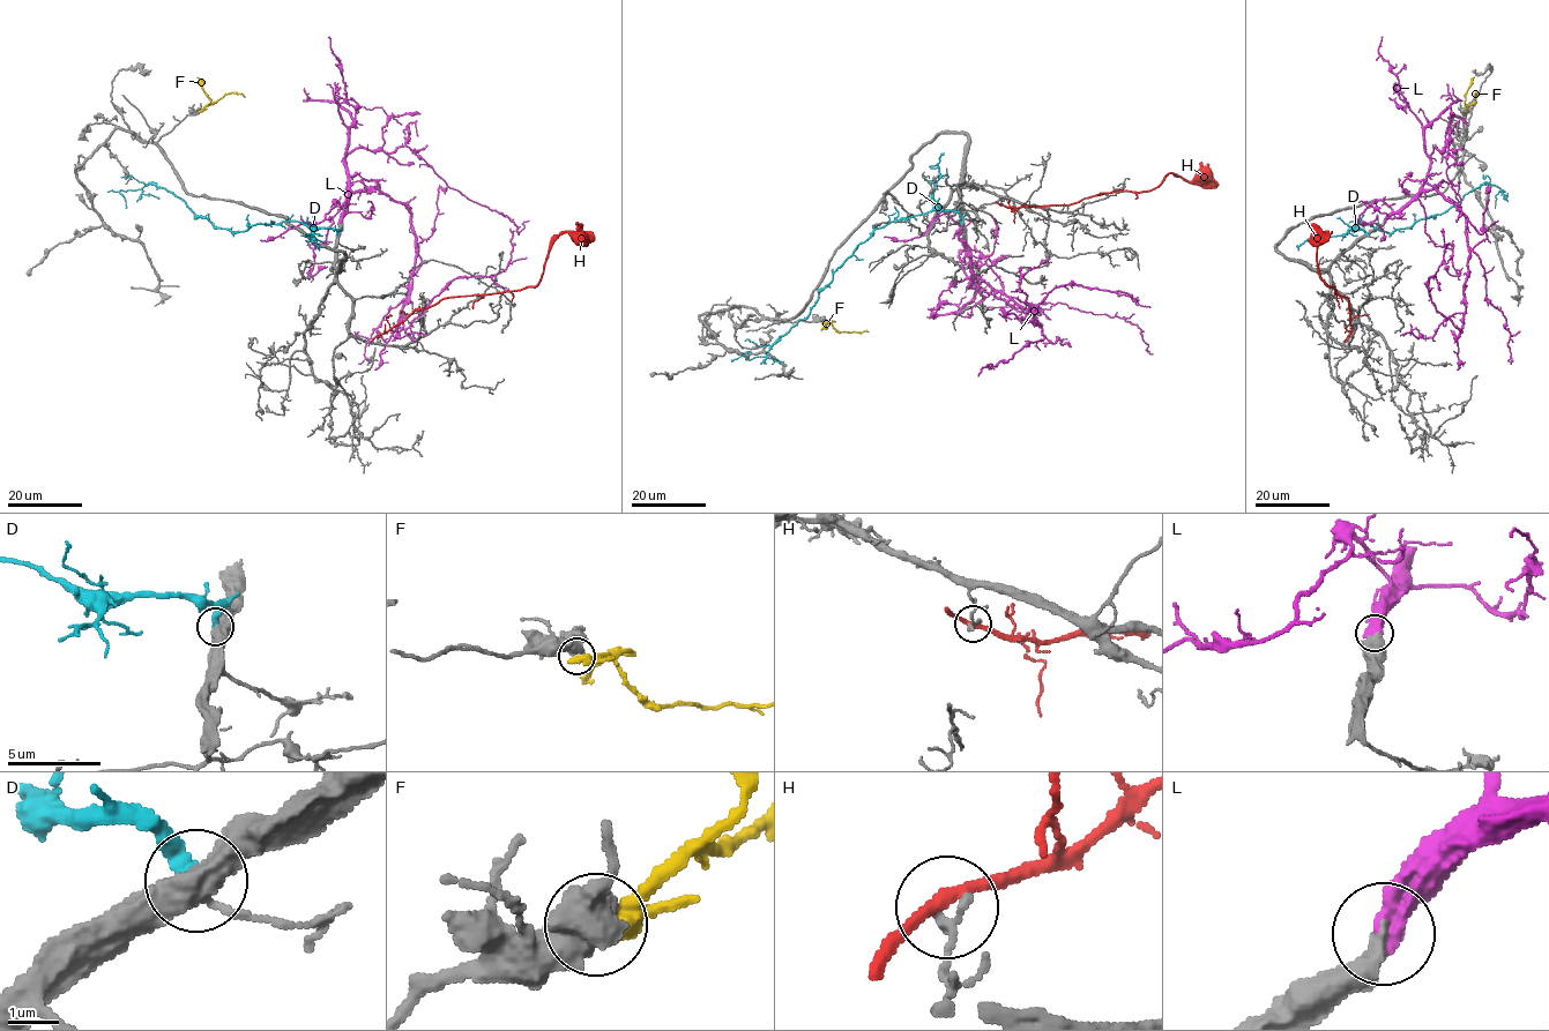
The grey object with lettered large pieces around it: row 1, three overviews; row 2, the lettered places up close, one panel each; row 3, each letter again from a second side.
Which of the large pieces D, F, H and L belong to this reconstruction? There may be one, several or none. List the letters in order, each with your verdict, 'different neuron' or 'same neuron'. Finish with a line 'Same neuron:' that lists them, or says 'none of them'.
D: different neuron
F: different neuron
H: different neuron
L: same neuron
Same neuron: L

